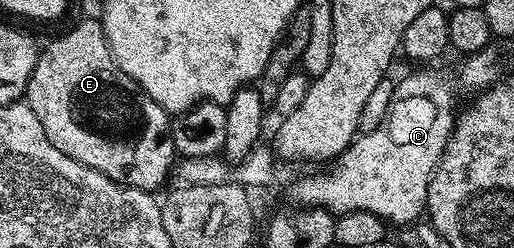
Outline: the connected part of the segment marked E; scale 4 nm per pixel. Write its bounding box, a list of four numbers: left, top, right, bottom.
[26,20,178,191]

